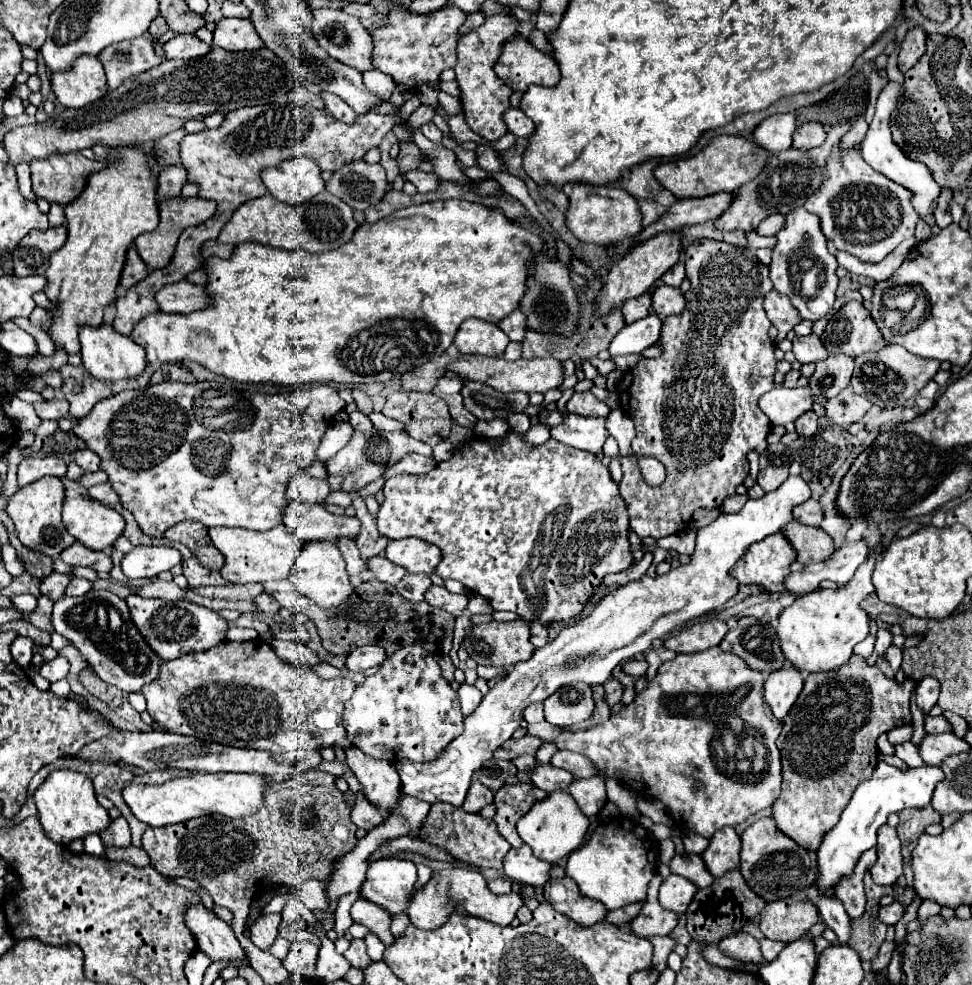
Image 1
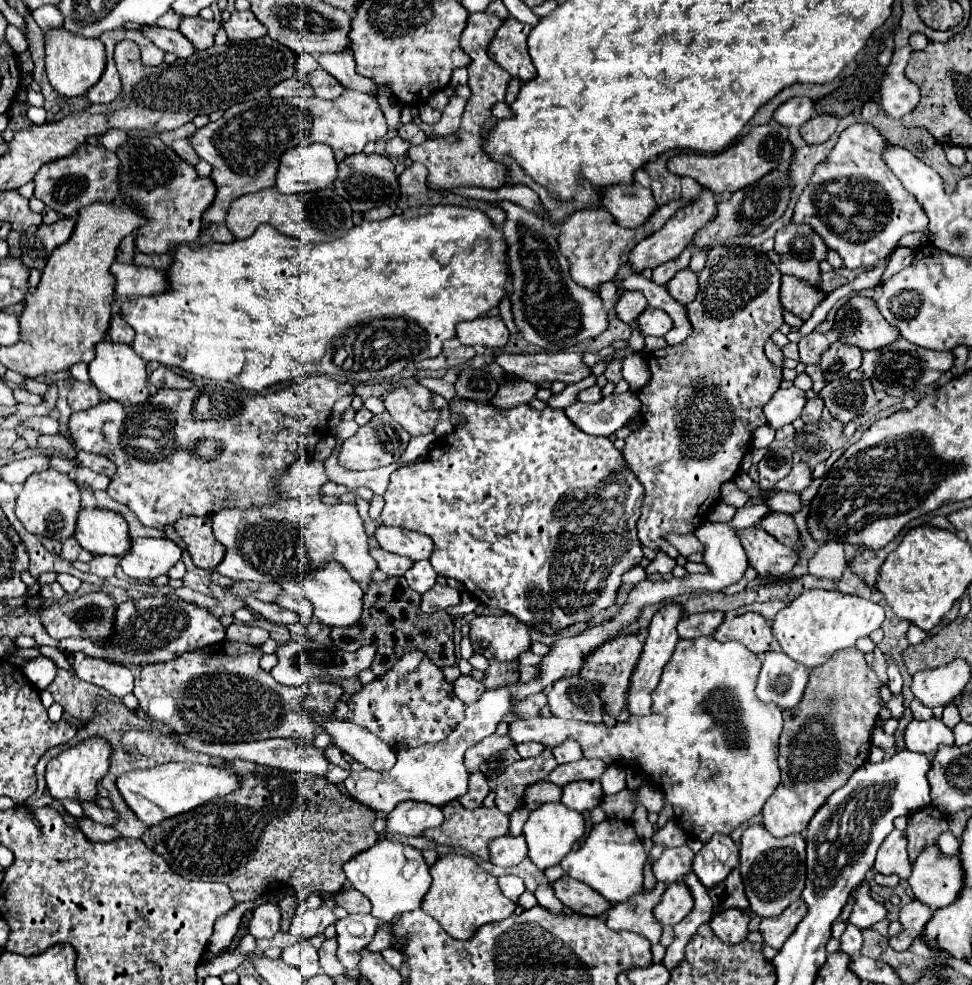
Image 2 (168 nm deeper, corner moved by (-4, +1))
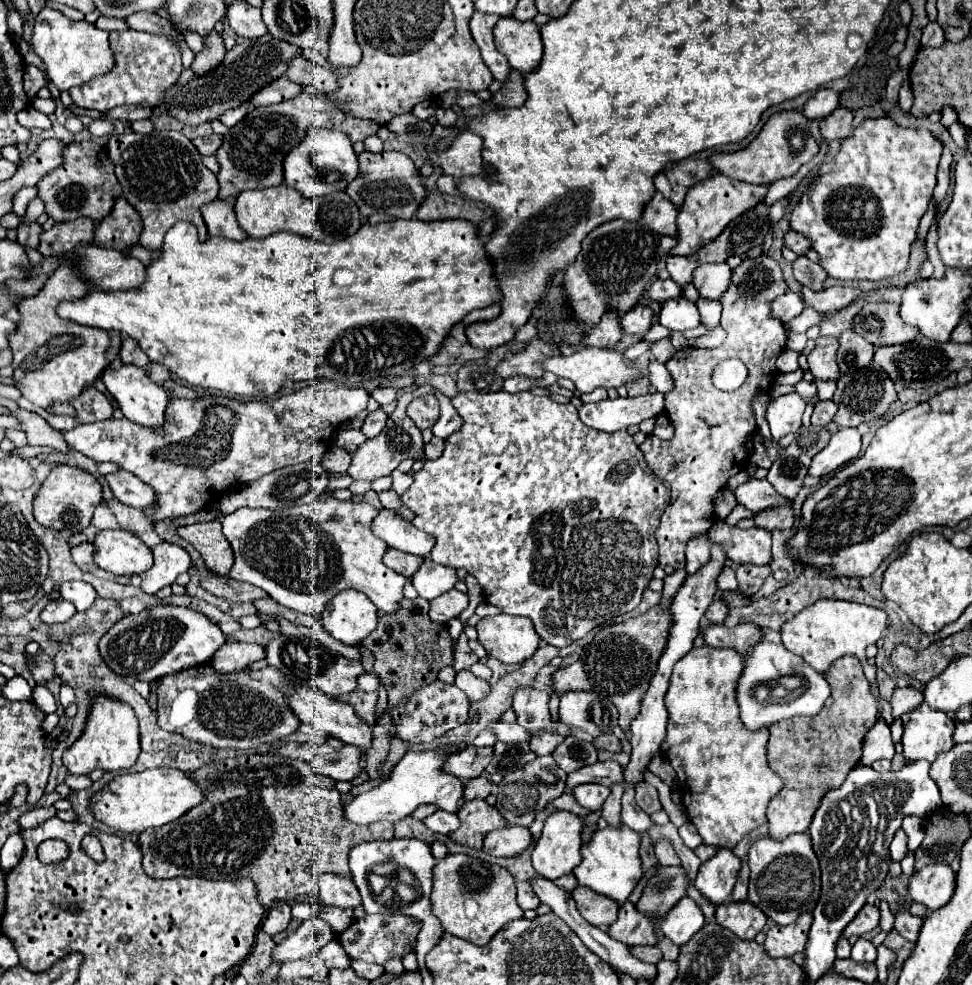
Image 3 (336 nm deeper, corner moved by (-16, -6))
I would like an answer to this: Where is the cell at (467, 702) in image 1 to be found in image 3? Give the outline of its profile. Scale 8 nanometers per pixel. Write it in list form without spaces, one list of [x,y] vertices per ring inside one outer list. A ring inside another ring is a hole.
[[[458,671],[456,687],[460,687],[470,701],[482,701],[484,697],[488,697],[490,691],[490,685],[484,679],[476,677],[472,671]]]

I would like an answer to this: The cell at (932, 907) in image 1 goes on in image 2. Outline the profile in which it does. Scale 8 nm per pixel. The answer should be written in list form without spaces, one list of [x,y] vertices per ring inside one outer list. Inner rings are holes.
[[[918,900],[902,906],[900,916],[898,916],[898,922],[902,924],[902,932],[898,936],[890,938],[890,946],[898,952],[908,950],[912,940],[922,932],[924,922],[928,920],[930,914],[932,914],[932,910],[928,906],[924,906],[922,902],[918,902]]]

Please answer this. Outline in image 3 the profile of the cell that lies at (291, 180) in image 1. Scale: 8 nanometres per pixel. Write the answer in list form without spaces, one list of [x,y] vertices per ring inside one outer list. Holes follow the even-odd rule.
[[[314,129],[306,139],[294,147],[284,159],[284,181],[306,197],[322,197],[334,191],[344,191],[358,175],[358,157],[354,155],[350,139],[342,131]]]

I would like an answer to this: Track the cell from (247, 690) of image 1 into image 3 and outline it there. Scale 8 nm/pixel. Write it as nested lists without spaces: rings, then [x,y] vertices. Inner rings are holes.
[[[202,663],[200,667],[158,679],[158,725],[164,731],[184,735],[188,741],[216,749],[230,747],[244,751],[270,745],[300,729],[300,719],[296,719],[292,707],[288,707],[288,693],[284,691],[284,687],[290,685],[292,683],[274,667],[218,673],[210,663]]]

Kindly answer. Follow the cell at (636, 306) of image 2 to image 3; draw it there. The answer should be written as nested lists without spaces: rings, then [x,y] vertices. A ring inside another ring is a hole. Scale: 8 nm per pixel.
[[[636,305],[636,307],[632,307],[632,311],[628,311],[620,319],[622,331],[624,333],[630,333],[630,335],[640,335],[642,337],[642,335],[646,335],[646,331],[652,325],[652,317],[654,317],[654,311],[650,307]]]

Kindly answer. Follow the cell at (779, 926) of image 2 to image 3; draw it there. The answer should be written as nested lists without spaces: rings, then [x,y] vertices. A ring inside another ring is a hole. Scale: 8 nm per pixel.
[[[812,913],[800,915],[796,923],[780,927],[774,925],[766,933],[766,951],[770,957],[792,957],[794,953],[802,953],[806,939],[808,939],[808,929],[812,925]]]

